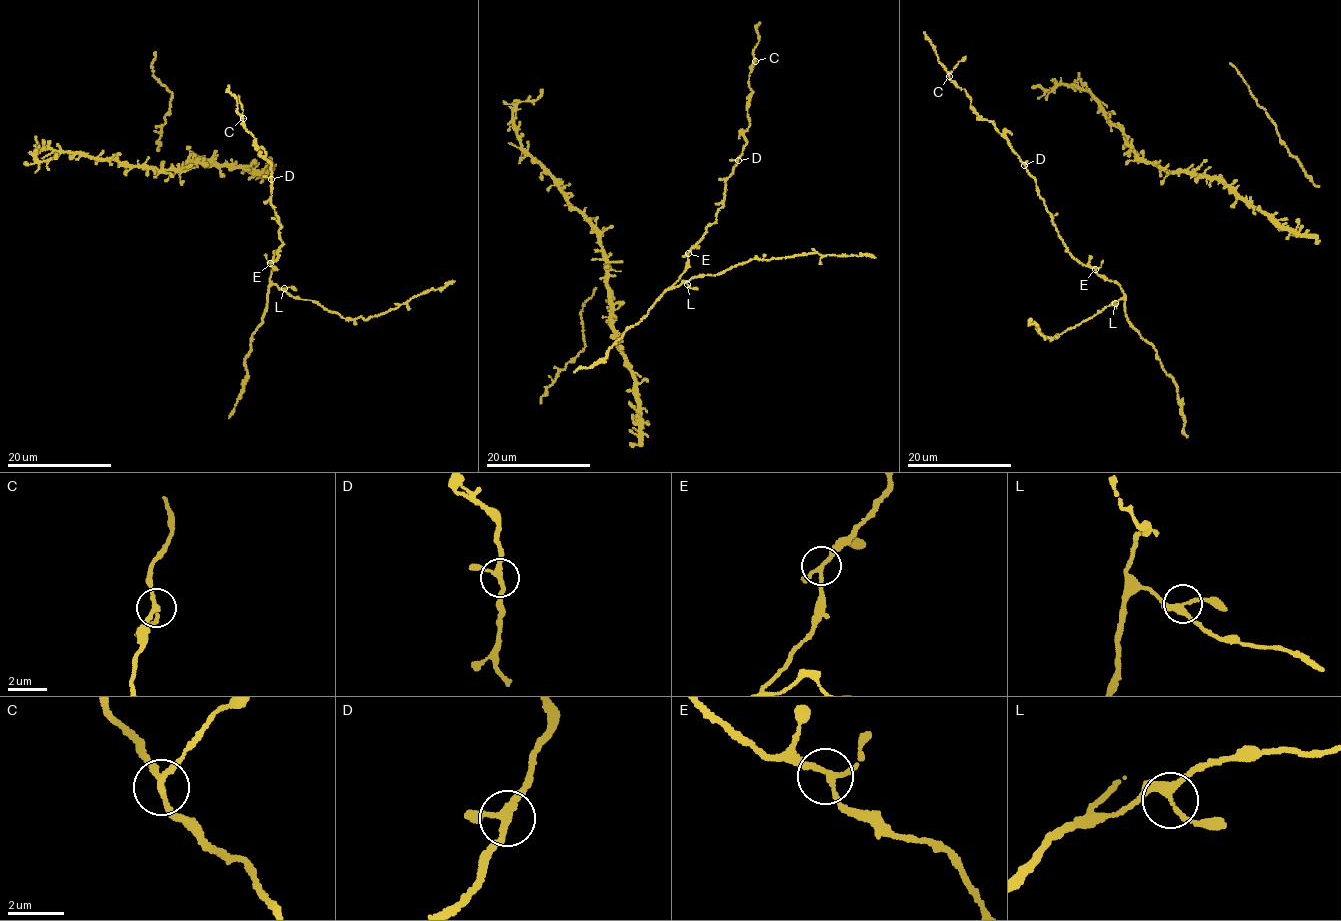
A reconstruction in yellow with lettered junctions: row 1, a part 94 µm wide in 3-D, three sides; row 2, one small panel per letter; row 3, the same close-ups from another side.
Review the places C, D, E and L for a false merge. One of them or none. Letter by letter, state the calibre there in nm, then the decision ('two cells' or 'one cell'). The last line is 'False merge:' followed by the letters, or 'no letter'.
C: 200 nm | two cells
D: 190 nm | one cell
E: 180 nm | one cell
L: 260 nm | one cell
False merge: C

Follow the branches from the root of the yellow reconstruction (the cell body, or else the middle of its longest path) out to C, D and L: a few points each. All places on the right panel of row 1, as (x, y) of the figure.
C: (1103, 261), (1090, 268), (1068, 251), (1037, 193), (1036, 179), (949, 76)
D: (1103, 261), (1098, 268), (1090, 268), (1068, 251), (1037, 193), (1036, 179), (1024, 165)
L: (1103, 261), (1096, 271), (1117, 284), (1124, 294), (1115, 303)

